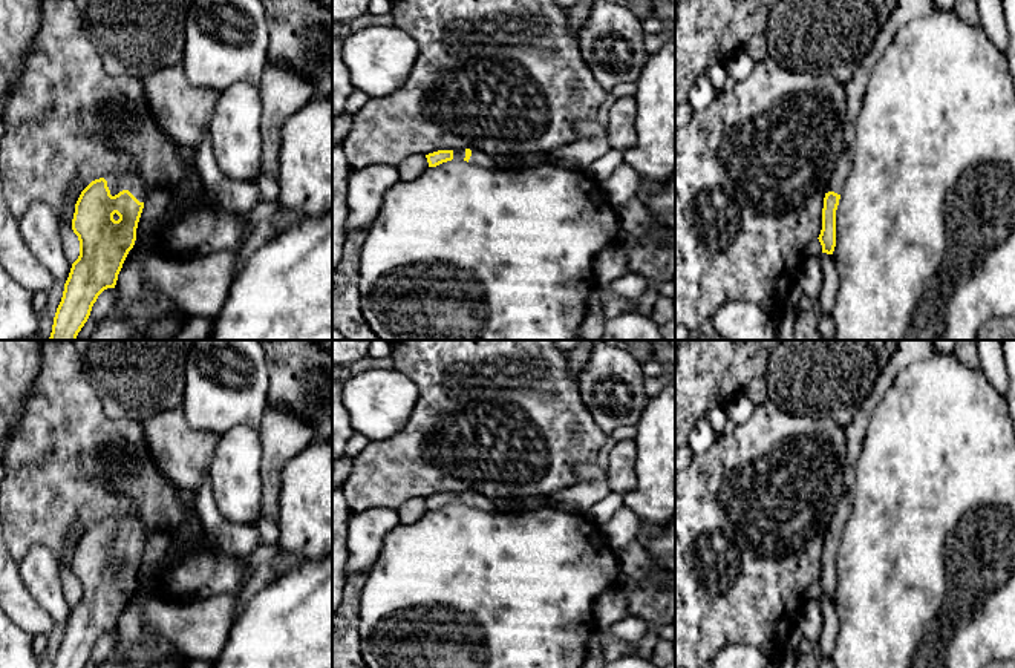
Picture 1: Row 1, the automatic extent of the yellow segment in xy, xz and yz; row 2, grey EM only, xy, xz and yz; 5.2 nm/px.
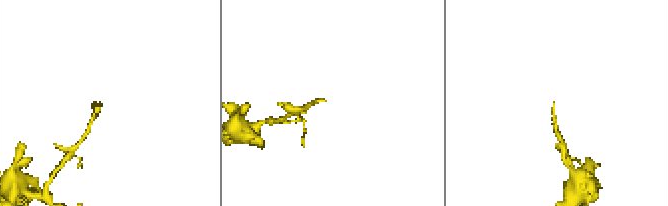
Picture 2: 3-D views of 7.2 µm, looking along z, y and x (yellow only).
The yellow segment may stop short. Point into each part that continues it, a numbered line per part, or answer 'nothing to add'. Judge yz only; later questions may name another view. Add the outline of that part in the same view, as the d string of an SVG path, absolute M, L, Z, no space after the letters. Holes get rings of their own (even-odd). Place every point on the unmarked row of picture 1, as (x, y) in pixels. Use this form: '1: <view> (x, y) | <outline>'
1: yz (908, 351) | M899 340L899 348L893 354L886 368L880 372L871 394L862 408L856 412L851 421L844 427L844 437L847 443L845 466L844 466L844 493L837 503L827 536L842 536L844 527L853 509L853 493L856 484L856 467L862 455L862 446L865 443L865 434L868 431L868 421L877 403L883 398L886 391L893 386L900 371L908 365L922 359L937 355L937 349L931 340Z

